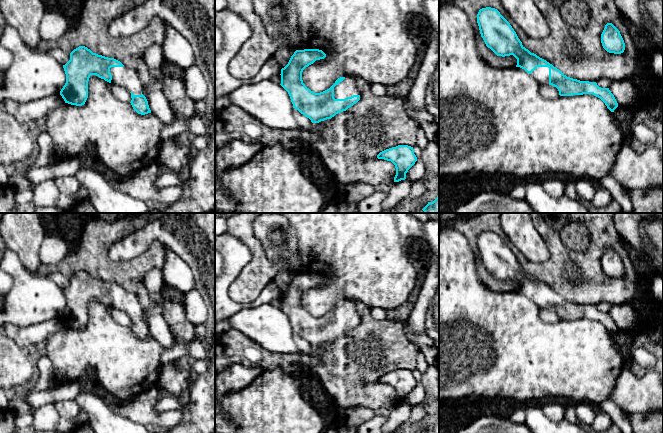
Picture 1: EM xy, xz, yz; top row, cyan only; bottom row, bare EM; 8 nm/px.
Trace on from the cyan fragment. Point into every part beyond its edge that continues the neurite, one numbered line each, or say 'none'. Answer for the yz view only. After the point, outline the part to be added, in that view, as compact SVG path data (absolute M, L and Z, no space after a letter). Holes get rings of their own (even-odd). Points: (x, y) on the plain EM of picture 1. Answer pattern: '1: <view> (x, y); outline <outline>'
1: yz (541, 298); outline M537 291L531 297L531 300L535 302L541 310L549 308L549 292L548 291Z

